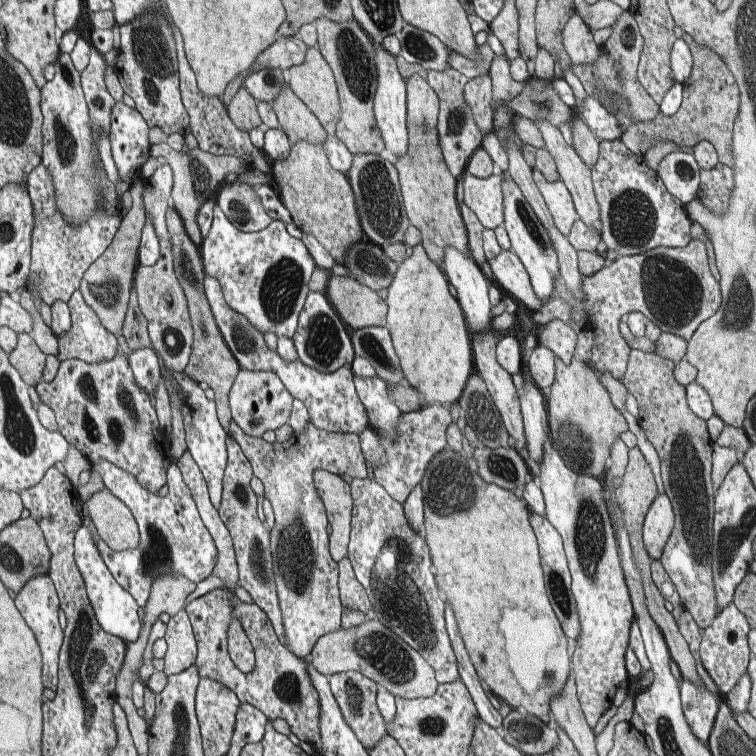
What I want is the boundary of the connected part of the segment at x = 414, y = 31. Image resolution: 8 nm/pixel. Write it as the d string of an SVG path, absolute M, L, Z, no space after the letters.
M405 23L395 35L400 42L400 55L409 63L419 64L427 71L450 70L450 48L433 34Z

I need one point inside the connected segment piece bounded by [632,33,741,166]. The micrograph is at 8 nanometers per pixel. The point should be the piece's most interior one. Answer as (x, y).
(710, 106)

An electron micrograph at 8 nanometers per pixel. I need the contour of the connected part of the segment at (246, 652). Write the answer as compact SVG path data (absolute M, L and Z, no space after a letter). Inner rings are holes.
M232 618L230 628L228 628L228 651L236 666L244 674L255 669L255 649L252 646L251 639L248 638L246 631L236 618Z

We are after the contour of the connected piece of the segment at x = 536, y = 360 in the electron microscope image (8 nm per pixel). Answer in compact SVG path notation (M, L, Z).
M540 344L530 352L527 369L530 370L530 376L532 376L536 386L546 396L550 394L550 386L555 382L555 364L557 361L557 356L548 350L548 347Z

